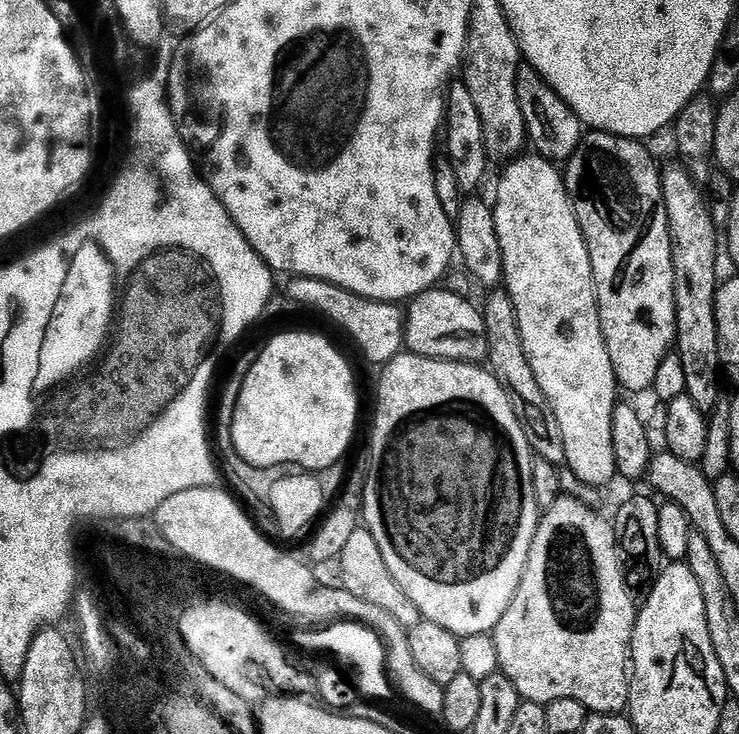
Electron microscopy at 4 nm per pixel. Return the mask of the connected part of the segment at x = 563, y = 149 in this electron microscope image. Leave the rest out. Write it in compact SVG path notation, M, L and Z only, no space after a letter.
M522 66L518 70L518 106L522 106L522 118L526 122L528 138L539 155L553 162L567 162L580 149L580 141L586 135L586 128L578 114L548 85L538 70Z

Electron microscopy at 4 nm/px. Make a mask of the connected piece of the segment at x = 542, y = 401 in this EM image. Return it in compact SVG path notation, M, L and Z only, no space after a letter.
M496 290L483 301L482 311L484 314L484 325L488 331L488 358L490 371L499 380L500 385L508 391L509 398L512 399L514 414L526 434L526 442L532 448L537 457L540 456L548 464L563 465L566 461L566 446L562 442L562 430L558 430L558 418L554 418L554 410L542 394L542 386L538 386L538 378L534 378L534 370L530 368L530 362L526 356L526 346L522 344L522 334L518 326L518 314L514 310L514 302L508 297L507 291Z

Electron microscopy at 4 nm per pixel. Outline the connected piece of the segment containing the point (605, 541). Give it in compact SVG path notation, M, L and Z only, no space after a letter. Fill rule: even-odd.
M560 494L549 508L543 509L540 525L536 527L534 542L530 546L530 554L526 562L526 570L522 574L522 582L516 591L516 597L510 602L506 614L498 622L494 633L498 650L499 671L518 690L521 701L529 700L545 706L555 700L573 700L578 702L589 713L601 716L615 716L623 713L628 707L628 690L630 687L630 653L632 652L632 631L636 625L638 604L628 588L626 568L622 563L622 553L618 547L615 527L599 516L595 507L589 507L575 497Z

